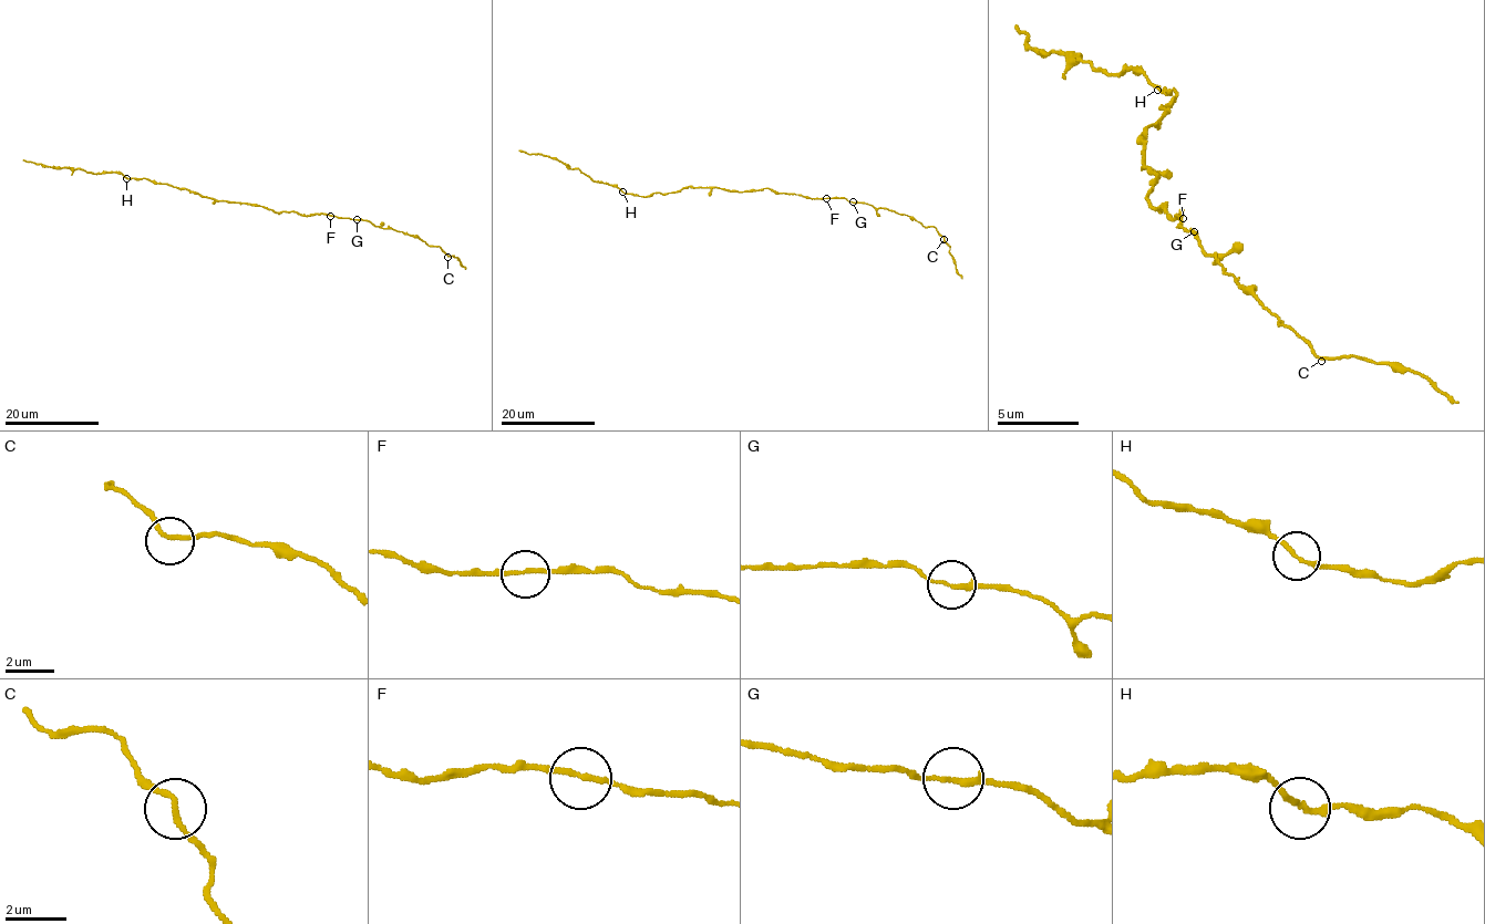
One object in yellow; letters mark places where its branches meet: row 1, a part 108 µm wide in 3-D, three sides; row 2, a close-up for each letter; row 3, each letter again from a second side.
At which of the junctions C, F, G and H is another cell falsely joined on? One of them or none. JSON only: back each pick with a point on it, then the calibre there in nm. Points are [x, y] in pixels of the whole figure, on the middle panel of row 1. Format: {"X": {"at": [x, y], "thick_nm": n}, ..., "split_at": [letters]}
{"split_at": []}

